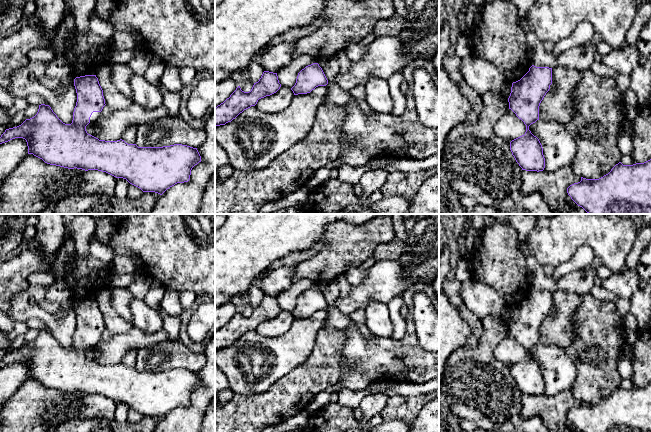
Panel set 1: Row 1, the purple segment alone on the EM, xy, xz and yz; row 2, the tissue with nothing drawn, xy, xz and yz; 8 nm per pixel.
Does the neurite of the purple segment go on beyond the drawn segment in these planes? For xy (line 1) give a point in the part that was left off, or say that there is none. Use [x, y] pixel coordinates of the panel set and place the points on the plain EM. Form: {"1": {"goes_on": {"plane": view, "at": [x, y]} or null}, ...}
{"1": {"goes_on": {"plane": "xy", "at": [95, 340]}}}

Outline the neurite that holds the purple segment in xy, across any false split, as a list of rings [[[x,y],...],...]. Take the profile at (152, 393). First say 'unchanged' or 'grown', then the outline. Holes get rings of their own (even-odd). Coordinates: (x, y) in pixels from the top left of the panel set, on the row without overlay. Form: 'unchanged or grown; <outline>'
grown; [[[96,299],[76,301],[74,303],[74,310],[77,317],[77,326],[71,348],[63,347],[49,329],[41,328],[34,341],[26,343],[17,351],[6,353],[0,361],[0,368],[15,362],[23,362],[27,366],[28,378],[33,378],[47,388],[68,393],[77,392],[85,395],[98,394],[106,396],[116,402],[126,403],[130,408],[140,412],[143,416],[155,416],[162,419],[175,408],[189,405],[192,392],[201,386],[201,380],[197,372],[182,368],[163,371],[138,371],[136,368],[128,368],[122,363],[117,365],[99,364],[86,355],[86,350],[89,347],[95,347],[102,340],[101,335],[106,329],[98,302]]]

